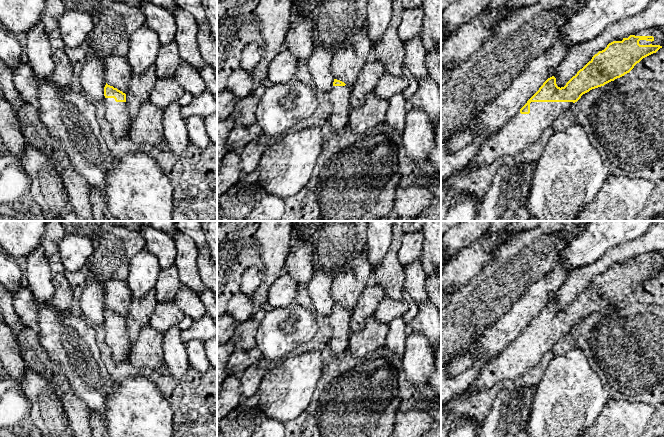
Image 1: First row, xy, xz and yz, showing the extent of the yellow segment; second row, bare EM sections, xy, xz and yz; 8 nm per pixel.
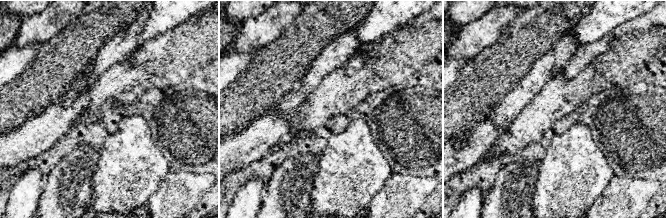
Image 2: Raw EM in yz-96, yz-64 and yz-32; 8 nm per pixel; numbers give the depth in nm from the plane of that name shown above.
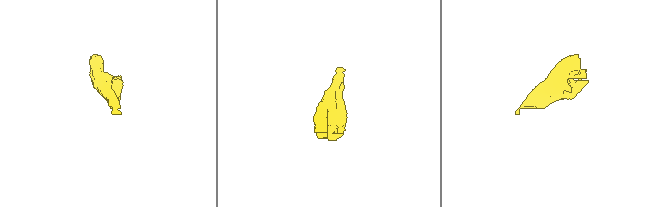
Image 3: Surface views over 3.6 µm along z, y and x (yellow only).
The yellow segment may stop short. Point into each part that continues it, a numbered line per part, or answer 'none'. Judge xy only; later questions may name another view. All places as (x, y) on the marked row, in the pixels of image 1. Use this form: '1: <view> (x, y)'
1: xy (116, 113)

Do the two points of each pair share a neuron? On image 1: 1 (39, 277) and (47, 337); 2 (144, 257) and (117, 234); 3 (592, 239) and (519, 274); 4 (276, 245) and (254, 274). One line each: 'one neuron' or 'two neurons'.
1: two neurons
2: two neurons
3: two neurons
4: two neurons

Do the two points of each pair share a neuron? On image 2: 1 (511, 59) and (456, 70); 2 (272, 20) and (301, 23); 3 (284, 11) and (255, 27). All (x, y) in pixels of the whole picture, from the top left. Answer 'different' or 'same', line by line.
1: different
2: different
3: same

